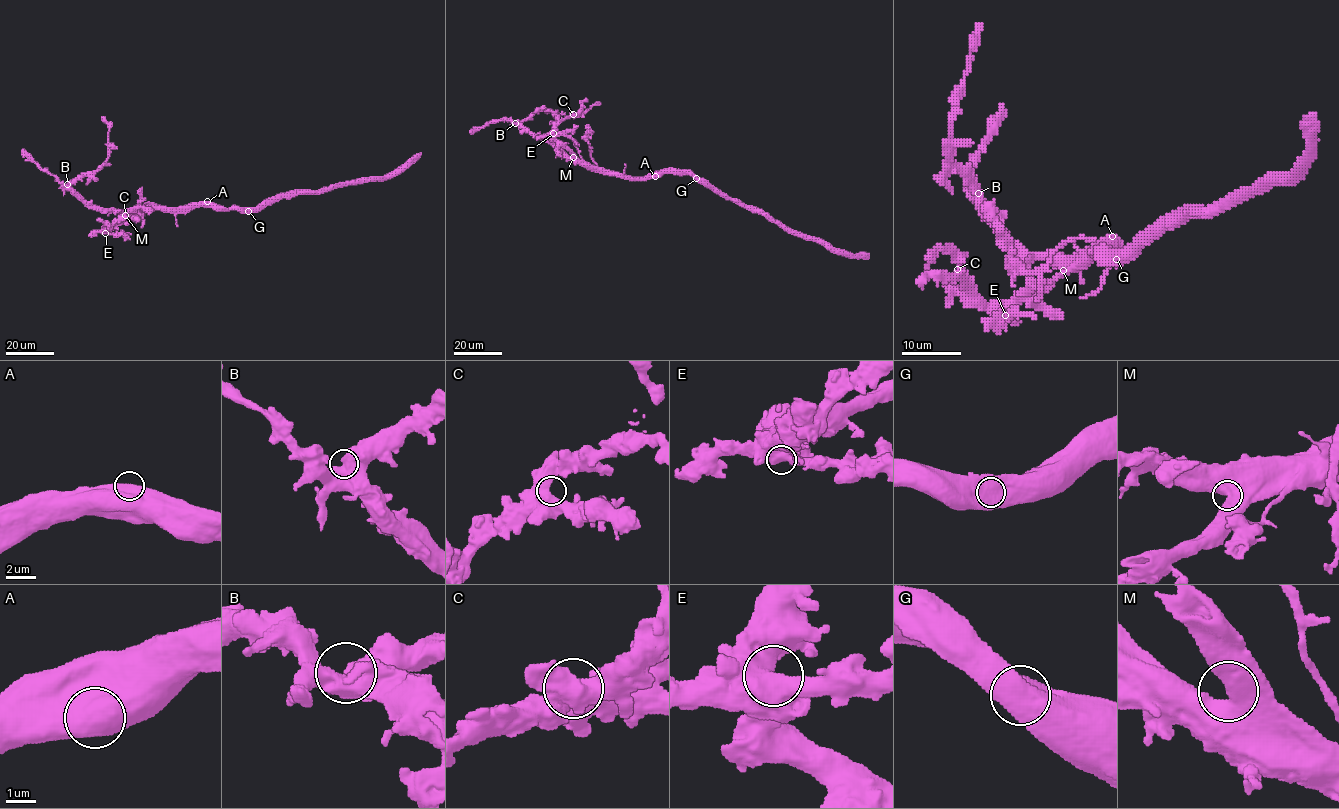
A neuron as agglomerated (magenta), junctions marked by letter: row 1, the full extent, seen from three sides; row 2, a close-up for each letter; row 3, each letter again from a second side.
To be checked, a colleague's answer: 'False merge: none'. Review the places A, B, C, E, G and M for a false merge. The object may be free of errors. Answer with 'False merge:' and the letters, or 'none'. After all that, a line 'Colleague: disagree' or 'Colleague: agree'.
False merge: none
Colleague: agree

